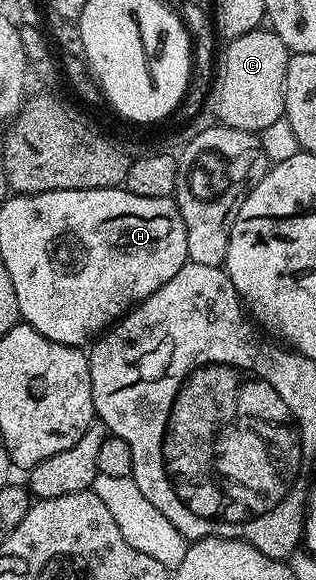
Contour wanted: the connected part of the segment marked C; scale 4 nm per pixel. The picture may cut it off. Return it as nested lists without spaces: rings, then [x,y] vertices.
[[[254,30],[224,45],[221,61],[216,61],[211,76],[211,103],[215,106],[217,124],[226,128],[260,133],[271,126],[271,122],[285,115],[285,75],[289,65],[290,51],[272,30]]]

